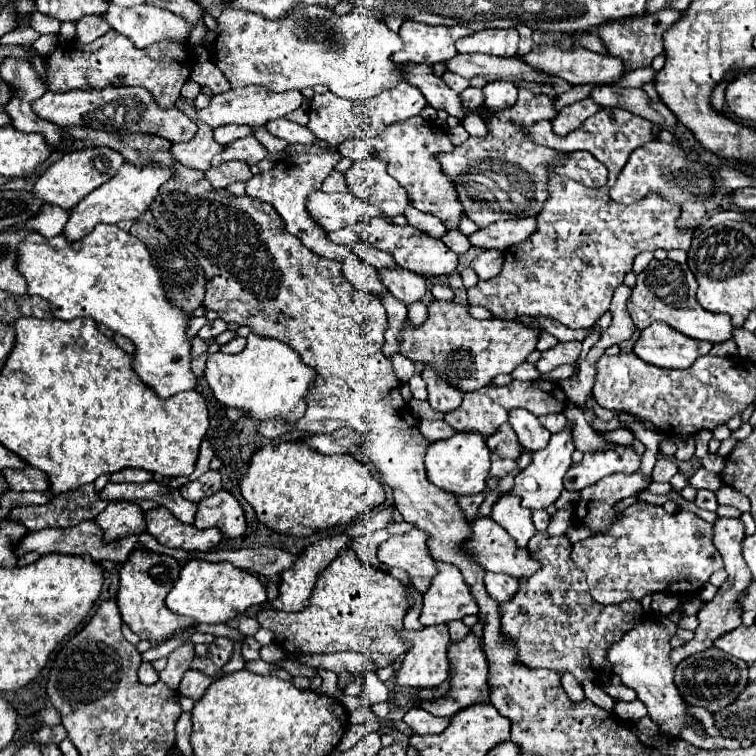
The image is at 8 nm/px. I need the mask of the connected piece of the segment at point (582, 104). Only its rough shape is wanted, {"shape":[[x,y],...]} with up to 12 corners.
{"shape":[[591,98],[573,102],[551,122],[555,134],[577,130],[601,110]]}

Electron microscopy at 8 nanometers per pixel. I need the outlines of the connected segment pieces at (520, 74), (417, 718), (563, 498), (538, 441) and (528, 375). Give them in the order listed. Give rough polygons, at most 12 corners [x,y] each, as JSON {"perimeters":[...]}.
{"perimeters":[[[457,54],[447,68],[467,80],[555,80],[519,56]],[[423,708],[405,712],[403,722],[415,734],[439,734],[449,718],[437,718]],[[563,490],[555,506],[559,510],[571,510],[579,494]],[[523,408],[511,410],[509,424],[527,450],[547,446],[551,432]],[[524,362],[511,373],[520,381],[535,381],[540,372]]]}

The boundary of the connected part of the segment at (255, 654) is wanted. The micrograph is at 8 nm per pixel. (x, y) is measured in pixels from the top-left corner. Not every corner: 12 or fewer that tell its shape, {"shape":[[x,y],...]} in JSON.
{"shape":[[245,638],[241,656],[245,662],[259,658],[255,638]]}

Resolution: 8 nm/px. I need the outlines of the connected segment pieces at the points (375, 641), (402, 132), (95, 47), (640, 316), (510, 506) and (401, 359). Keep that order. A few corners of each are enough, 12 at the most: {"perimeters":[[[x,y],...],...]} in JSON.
{"perimeters":[[[347,548],[305,610],[257,620],[289,656],[353,650],[387,668],[409,578]],[[421,116],[379,138],[345,140],[353,162],[375,156],[421,212],[457,228],[463,208],[433,158],[453,144]],[[109,30],[45,58],[53,92],[143,86],[179,100],[195,50]],[[687,264],[637,276],[627,312],[643,330],[661,320],[711,344],[729,340],[729,316],[695,300]],[[503,494],[491,518],[507,530],[517,548],[537,532],[531,510],[517,496]],[[403,354],[391,358],[399,380],[407,382],[415,364]]]}

